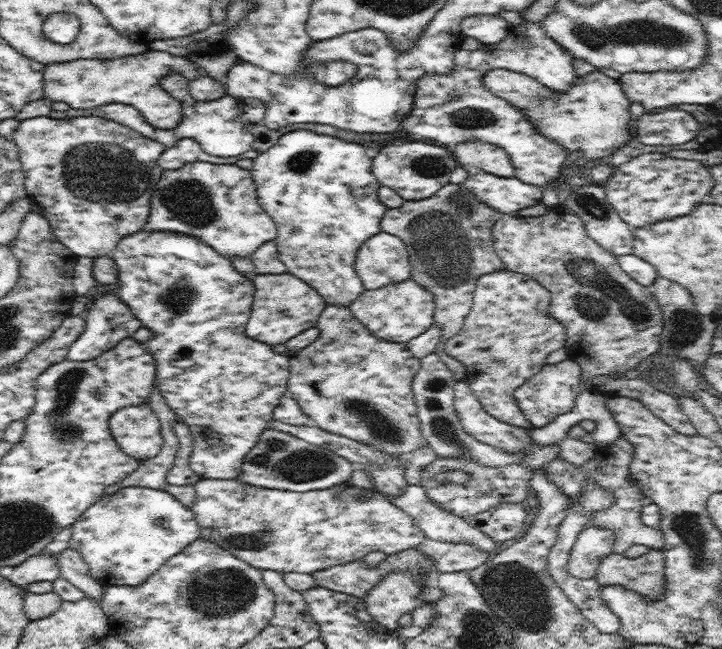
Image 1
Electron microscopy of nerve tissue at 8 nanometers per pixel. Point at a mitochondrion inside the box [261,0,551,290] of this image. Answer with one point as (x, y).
(467, 116)

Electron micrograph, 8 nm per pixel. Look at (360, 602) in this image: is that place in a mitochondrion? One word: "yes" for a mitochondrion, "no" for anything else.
no

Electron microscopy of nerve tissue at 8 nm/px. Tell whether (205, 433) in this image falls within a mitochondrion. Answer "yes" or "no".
no

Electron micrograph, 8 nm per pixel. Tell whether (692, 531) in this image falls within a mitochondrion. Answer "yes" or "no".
yes

